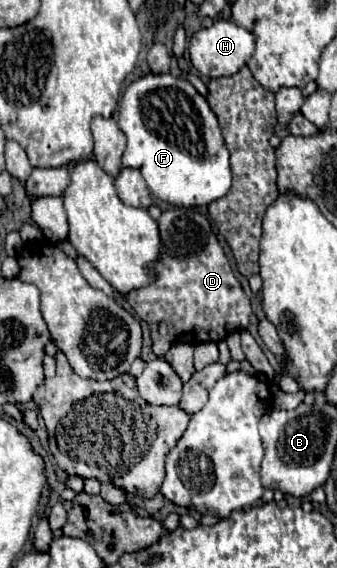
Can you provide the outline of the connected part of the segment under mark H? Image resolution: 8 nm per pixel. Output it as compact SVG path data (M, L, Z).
M217 20L211 28L201 28L193 34L189 42L189 58L193 68L197 68L207 78L221 78L221 76L233 76L241 66L247 64L255 50L255 36L233 24L231 20Z

